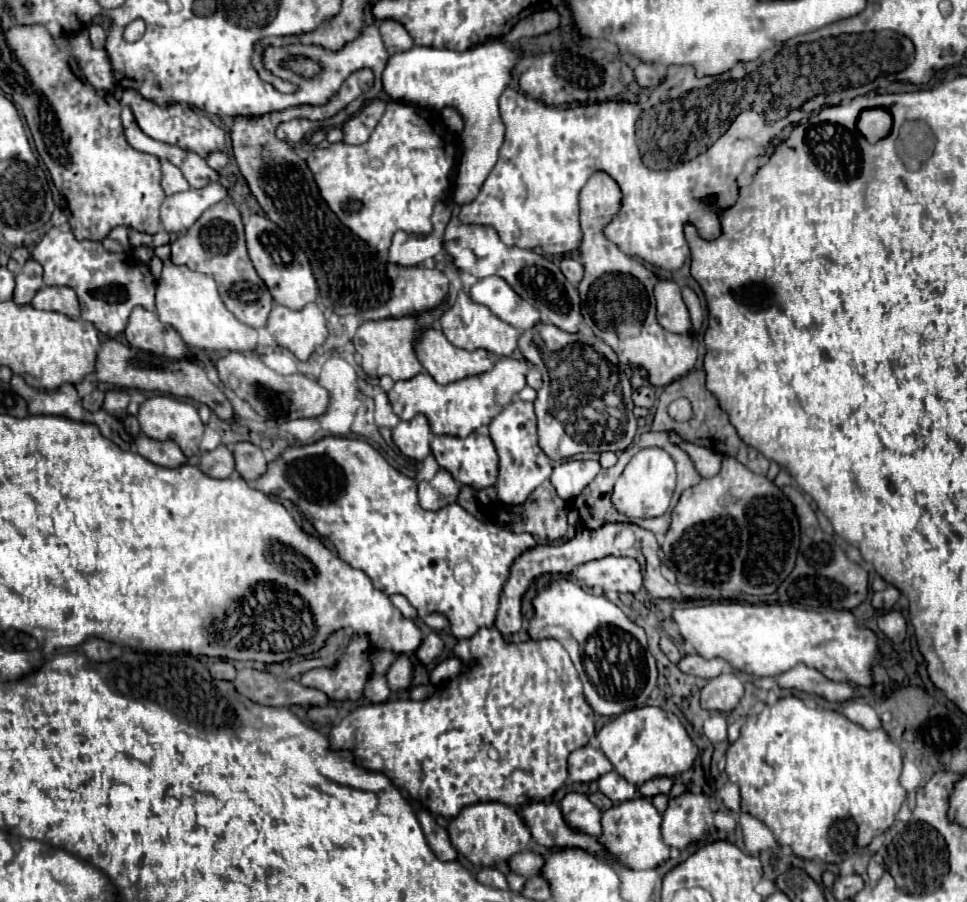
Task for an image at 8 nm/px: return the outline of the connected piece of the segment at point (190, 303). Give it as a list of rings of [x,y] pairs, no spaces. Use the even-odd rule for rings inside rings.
[[[170,244],[155,248],[154,254],[164,264],[156,282],[156,314],[160,322],[174,326],[192,348],[208,352],[252,352],[256,348],[258,332],[236,320],[236,316],[224,306],[212,276],[172,264]]]

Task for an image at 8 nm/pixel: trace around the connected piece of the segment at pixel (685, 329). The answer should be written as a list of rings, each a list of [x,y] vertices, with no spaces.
[[[662,280],[656,284],[654,296],[656,296],[656,306],[658,306],[660,326],[674,334],[690,334],[692,322],[680,294],[680,286],[672,280]]]

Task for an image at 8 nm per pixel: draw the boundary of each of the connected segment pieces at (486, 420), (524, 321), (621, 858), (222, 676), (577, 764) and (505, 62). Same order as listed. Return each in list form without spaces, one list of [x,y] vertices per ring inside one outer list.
[[[500,358],[488,372],[468,376],[446,386],[436,384],[430,374],[422,372],[410,380],[396,382],[388,392],[388,398],[400,420],[412,420],[416,414],[424,414],[434,434],[466,438],[478,426],[490,424],[492,418],[496,418],[496,414],[514,398],[514,394],[518,394],[526,386],[526,372],[526,360],[516,358]]]
[[[500,276],[480,278],[468,292],[472,302],[488,306],[500,320],[516,326],[518,330],[532,328],[540,322],[538,310],[522,300]]]
[[[632,798],[628,802],[620,802],[604,810],[600,824],[602,824],[600,842],[604,842],[606,852],[618,864],[632,870],[648,870],[668,860],[668,846],[662,842],[662,834],[660,834],[662,816],[648,798]]]
[[[220,660],[220,662],[214,662],[214,664],[210,666],[210,674],[212,674],[216,680],[234,680],[236,668],[234,668],[230,662]]]
[[[582,746],[568,756],[568,778],[572,782],[592,782],[610,770],[610,760],[592,746]]]
[[[488,38],[486,42],[476,44],[464,52],[436,50],[436,48],[428,48],[428,46],[412,46],[410,50],[400,52],[400,54],[392,54],[388,58],[386,70],[382,74],[382,84],[384,84],[386,94],[392,100],[408,102],[408,104],[416,104],[416,106],[430,106],[434,110],[442,110],[444,106],[452,106],[464,118],[464,132],[460,135],[461,151],[456,174],[453,175],[451,190],[452,200],[456,204],[468,204],[476,198],[476,194],[480,192],[480,186],[484,184],[486,176],[490,174],[490,170],[494,168],[494,164],[498,160],[498,150],[500,150],[502,140],[504,140],[504,124],[500,120],[498,100],[500,100],[500,94],[510,84],[512,68],[520,62],[520,58],[522,58],[522,54],[500,38]]]

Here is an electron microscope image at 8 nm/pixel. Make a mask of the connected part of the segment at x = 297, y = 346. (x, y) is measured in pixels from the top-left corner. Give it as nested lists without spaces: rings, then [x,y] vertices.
[[[314,302],[302,310],[274,306],[266,330],[276,338],[280,346],[288,348],[302,362],[308,360],[310,354],[322,346],[328,336],[326,318]]]

